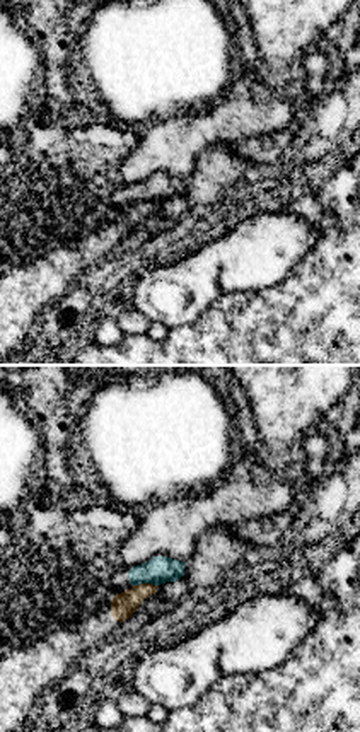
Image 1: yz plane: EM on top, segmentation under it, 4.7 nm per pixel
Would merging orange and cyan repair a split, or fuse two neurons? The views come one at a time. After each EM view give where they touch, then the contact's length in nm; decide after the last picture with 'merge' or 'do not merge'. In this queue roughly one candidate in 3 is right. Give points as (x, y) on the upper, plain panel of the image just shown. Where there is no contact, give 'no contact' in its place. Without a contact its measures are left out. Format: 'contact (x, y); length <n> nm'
contact (144, 202); length 110 nm

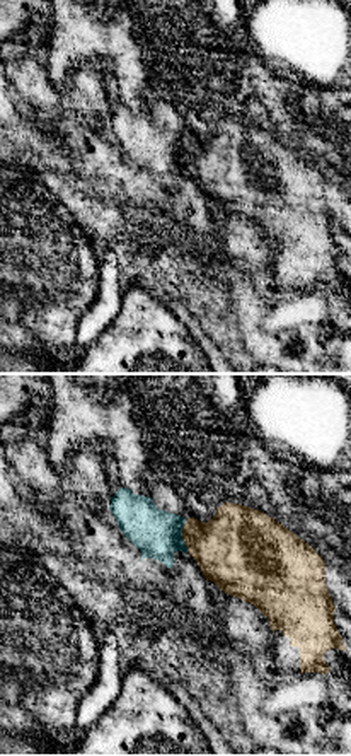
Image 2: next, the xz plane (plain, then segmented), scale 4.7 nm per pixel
contact (183, 154); length 150 nm

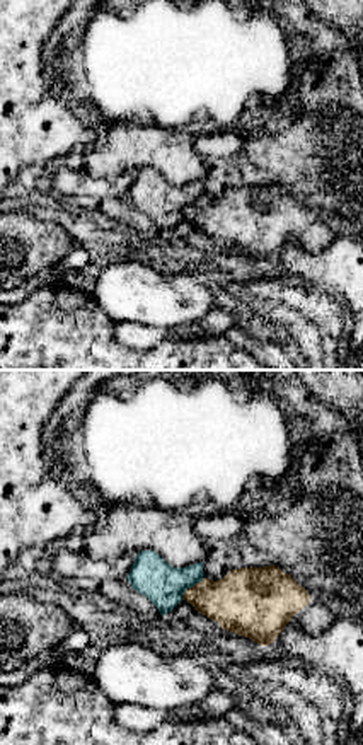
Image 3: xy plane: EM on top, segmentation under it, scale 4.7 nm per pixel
contact (191, 205); length 150 nm

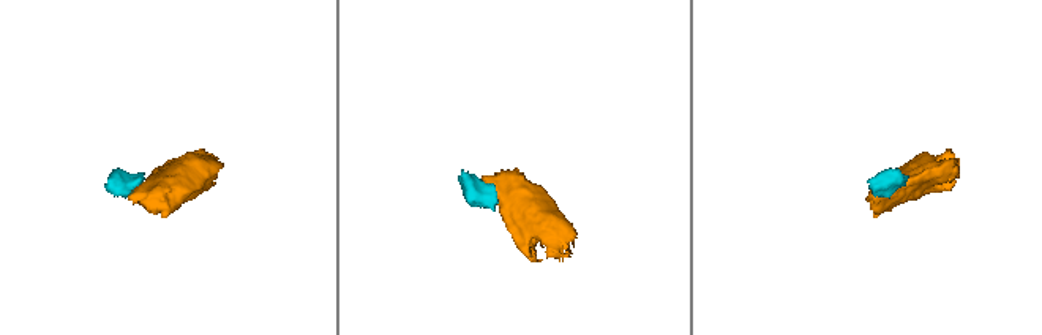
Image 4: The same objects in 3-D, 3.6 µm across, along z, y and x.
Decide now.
do not merge

